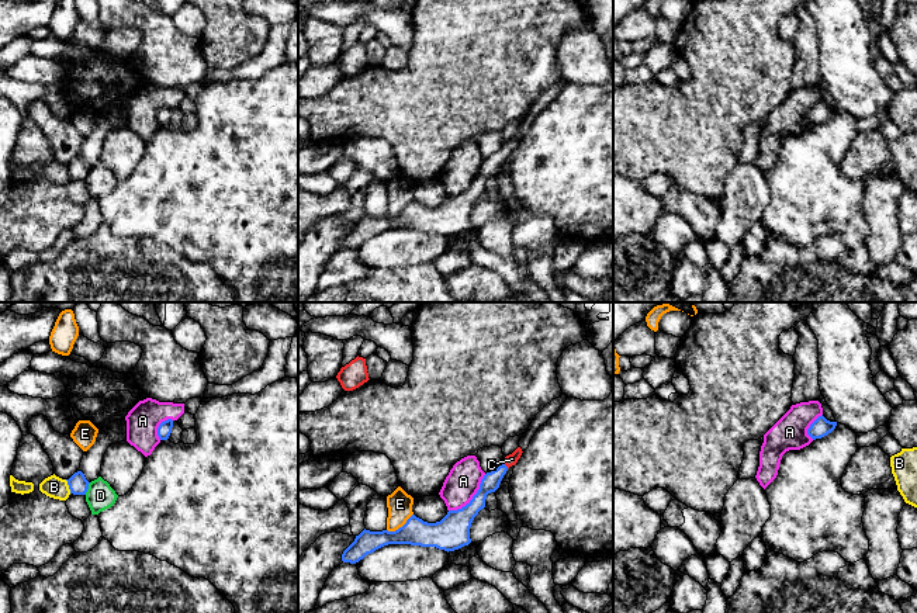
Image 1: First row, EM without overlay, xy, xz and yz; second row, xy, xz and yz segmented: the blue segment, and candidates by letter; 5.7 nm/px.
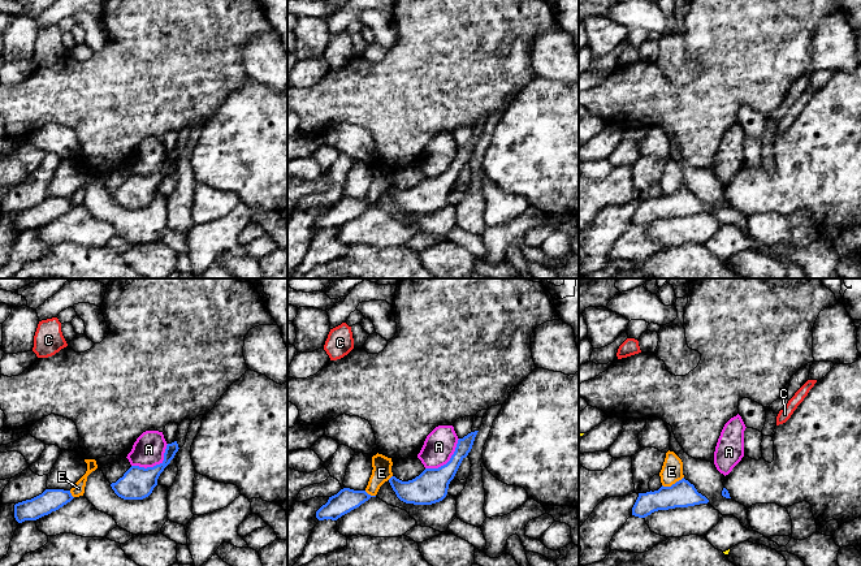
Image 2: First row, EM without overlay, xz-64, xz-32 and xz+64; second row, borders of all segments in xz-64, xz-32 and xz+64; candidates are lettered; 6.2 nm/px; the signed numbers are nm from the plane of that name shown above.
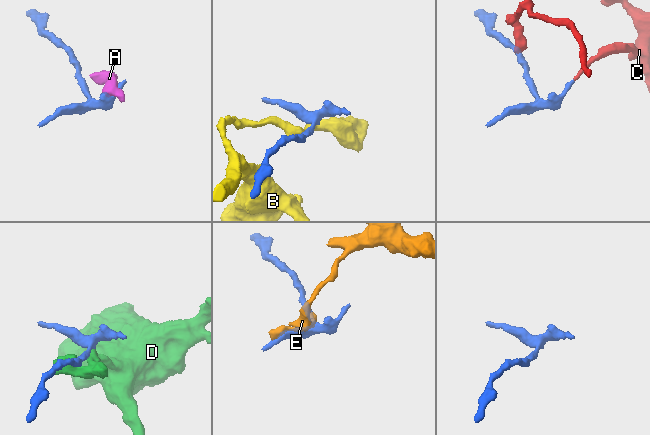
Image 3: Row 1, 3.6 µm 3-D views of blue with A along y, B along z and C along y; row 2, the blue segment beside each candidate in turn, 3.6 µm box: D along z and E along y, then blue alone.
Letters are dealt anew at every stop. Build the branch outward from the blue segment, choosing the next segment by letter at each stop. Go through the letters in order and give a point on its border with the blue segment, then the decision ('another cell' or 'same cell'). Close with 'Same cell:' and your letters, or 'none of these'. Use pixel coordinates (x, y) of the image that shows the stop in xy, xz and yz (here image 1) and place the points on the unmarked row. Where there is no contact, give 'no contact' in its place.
A: meets blue in xz at (473, 183); another cell
B: meets blue in xy at (69, 172); another cell
C: meets blue in xz at (505, 151); same cell
D: meets blue in xy at (87, 173); another cell
E: meets blue in xz at (400, 213); another cell
Same cell: C

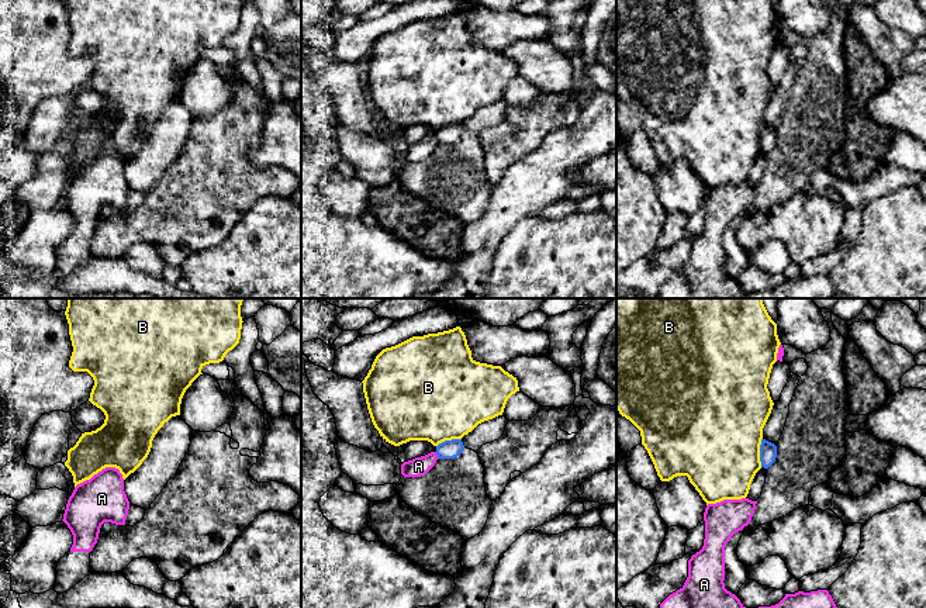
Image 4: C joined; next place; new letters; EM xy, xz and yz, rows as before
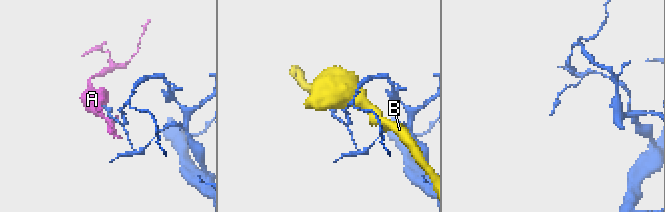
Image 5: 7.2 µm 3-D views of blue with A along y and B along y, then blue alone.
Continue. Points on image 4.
A: meets blue in xz at (436, 138); another cell
B: meets blue in yz at (760, 137); another cell
Same cell: none of these

